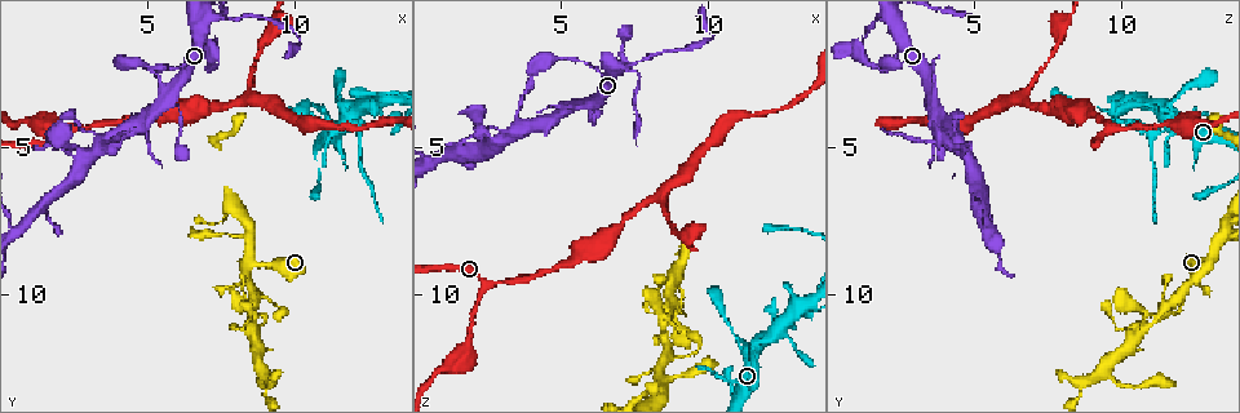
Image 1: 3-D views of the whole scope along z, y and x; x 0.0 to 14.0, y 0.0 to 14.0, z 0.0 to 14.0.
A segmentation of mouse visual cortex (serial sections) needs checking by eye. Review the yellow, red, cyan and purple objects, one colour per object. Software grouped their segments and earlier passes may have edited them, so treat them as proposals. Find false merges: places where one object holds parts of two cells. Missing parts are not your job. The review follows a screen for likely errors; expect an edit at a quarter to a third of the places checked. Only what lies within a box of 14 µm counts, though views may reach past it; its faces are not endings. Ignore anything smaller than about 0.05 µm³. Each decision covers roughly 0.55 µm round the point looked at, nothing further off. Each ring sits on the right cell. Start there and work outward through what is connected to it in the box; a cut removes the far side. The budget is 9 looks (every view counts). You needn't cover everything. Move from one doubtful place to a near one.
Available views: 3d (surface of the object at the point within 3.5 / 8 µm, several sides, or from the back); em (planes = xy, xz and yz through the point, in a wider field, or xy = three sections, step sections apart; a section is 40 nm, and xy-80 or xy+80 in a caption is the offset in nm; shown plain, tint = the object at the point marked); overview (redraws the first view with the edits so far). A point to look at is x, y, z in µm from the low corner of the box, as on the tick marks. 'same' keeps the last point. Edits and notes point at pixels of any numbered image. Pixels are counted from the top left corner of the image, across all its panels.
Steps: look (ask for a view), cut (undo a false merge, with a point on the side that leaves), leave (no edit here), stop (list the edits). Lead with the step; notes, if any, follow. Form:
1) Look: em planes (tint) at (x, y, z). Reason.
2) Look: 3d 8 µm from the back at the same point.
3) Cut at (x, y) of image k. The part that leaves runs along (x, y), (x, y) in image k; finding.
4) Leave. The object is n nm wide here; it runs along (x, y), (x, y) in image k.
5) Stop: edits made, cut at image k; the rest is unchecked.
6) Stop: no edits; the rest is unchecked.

Look: em xy step 5 (tint) at (8.5, 11.0, 10.9).

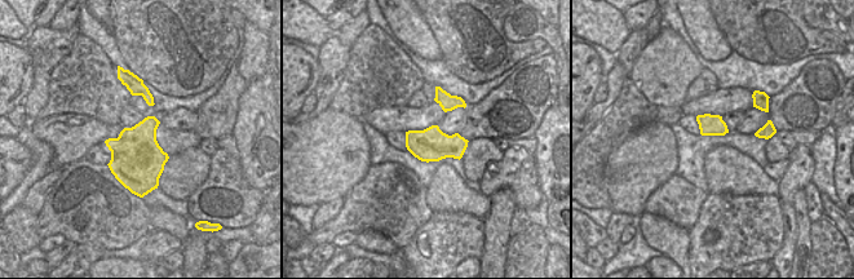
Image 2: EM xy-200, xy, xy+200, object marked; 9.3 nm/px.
Look: 3d 3.5 µm at the same point. Wider look.

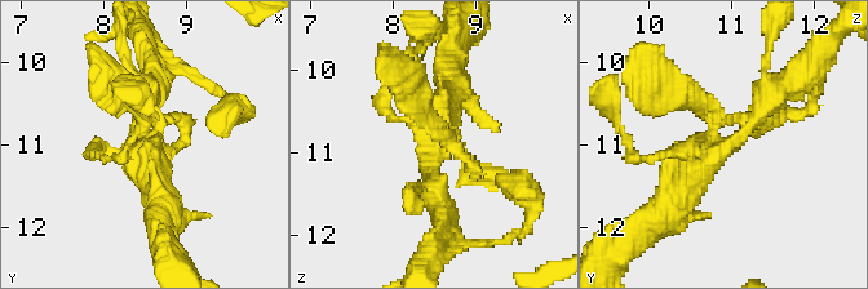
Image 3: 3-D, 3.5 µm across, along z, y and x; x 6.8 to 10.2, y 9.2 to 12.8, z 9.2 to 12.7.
Leave. It runs along (779, 90), (660, 213) in image 3; continuous, no second cell.

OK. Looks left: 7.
Look: 3d 3.5 µm at (2.9, 4.4, 9.5). Thin neck.

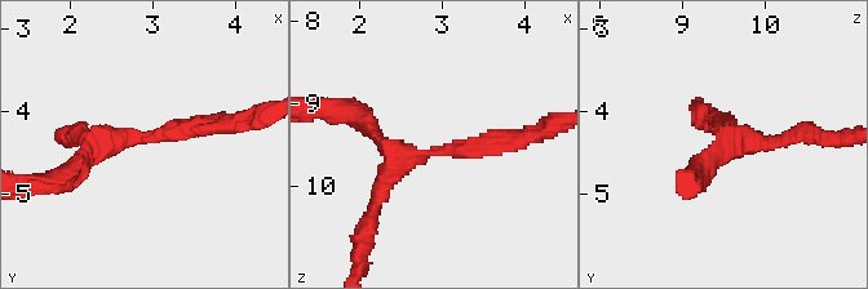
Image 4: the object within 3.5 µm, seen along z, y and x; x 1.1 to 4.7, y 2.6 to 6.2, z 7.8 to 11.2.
Look: em xy step 1 (tint) at (2.90, 4.30, 9.60). 3 arms meet here; the arms are 200, 250, 250 nm wide.

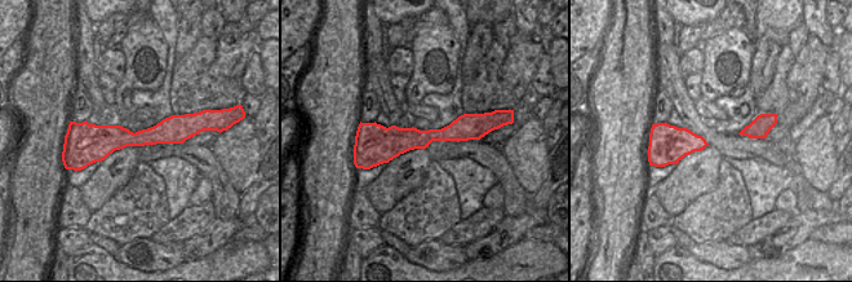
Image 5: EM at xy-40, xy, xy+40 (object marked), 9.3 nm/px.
Leave. It runs along (78, 170), (109, 139), (227, 124) in image 4; one cell here.

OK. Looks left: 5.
Look: 3d 8 µm at (12.2, 4.5, 11.2). Arms part here.

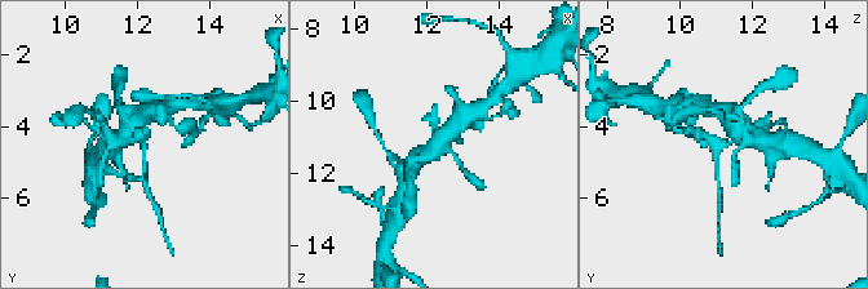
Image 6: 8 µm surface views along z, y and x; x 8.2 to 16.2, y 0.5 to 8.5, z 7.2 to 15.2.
Look: em xy step 3 (tint) at (12.1, 4.5, 11.2). Need the tissue.

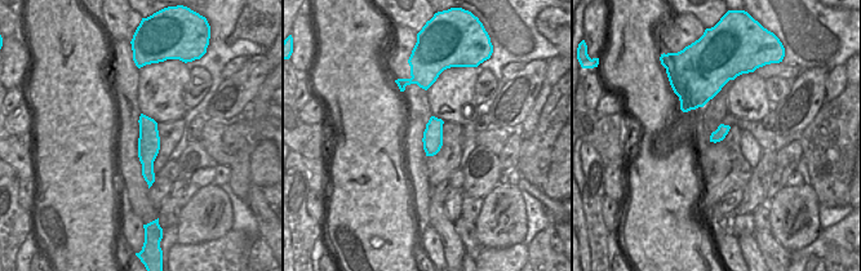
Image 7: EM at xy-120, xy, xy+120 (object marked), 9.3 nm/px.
Cut at (433, 121) of image 6. The part that leaves runs along (727, 142), (716, 152), (720, 190) in image 6; two cells meet here.

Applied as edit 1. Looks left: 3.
Look: overview.

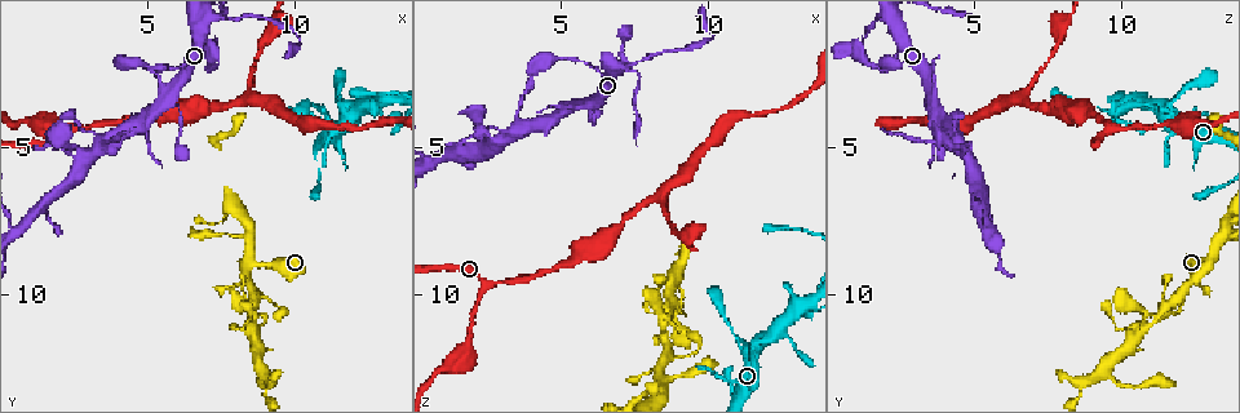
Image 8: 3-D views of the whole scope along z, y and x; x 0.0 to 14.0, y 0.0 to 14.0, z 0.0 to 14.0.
Look: em xy step 1 (tint) at (8.2, 3.4, 6.6). Two arms in line, one across.

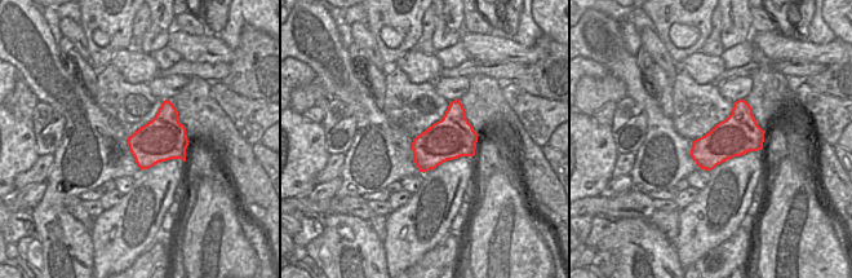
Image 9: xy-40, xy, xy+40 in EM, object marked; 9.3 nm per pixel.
Look: 3d 3.5 µm at the same point.

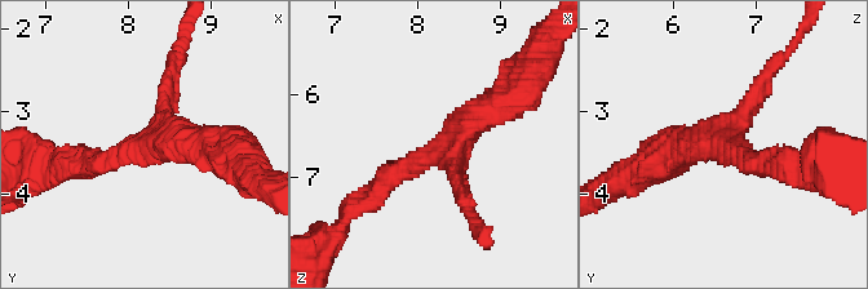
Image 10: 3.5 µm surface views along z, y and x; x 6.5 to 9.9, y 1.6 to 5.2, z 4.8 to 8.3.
Leave. The arms are 200, 250, 400 nm wide; it runs along (364, 199), (504, 103) in image 10; continuous, no second cell.

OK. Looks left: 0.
Stop: edits made, cut at image 6; the rest is unchecked.

